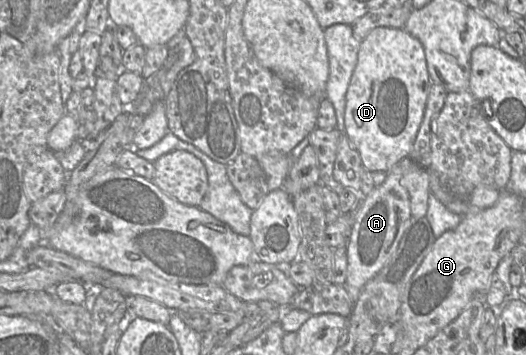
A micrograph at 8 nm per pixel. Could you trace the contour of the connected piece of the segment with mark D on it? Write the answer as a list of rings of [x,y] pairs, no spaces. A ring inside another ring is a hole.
[[[376,27],[361,41],[357,64],[346,92],[344,135],[359,152],[365,169],[388,172],[394,165],[409,157],[424,117],[432,83],[424,47],[406,30]]]

